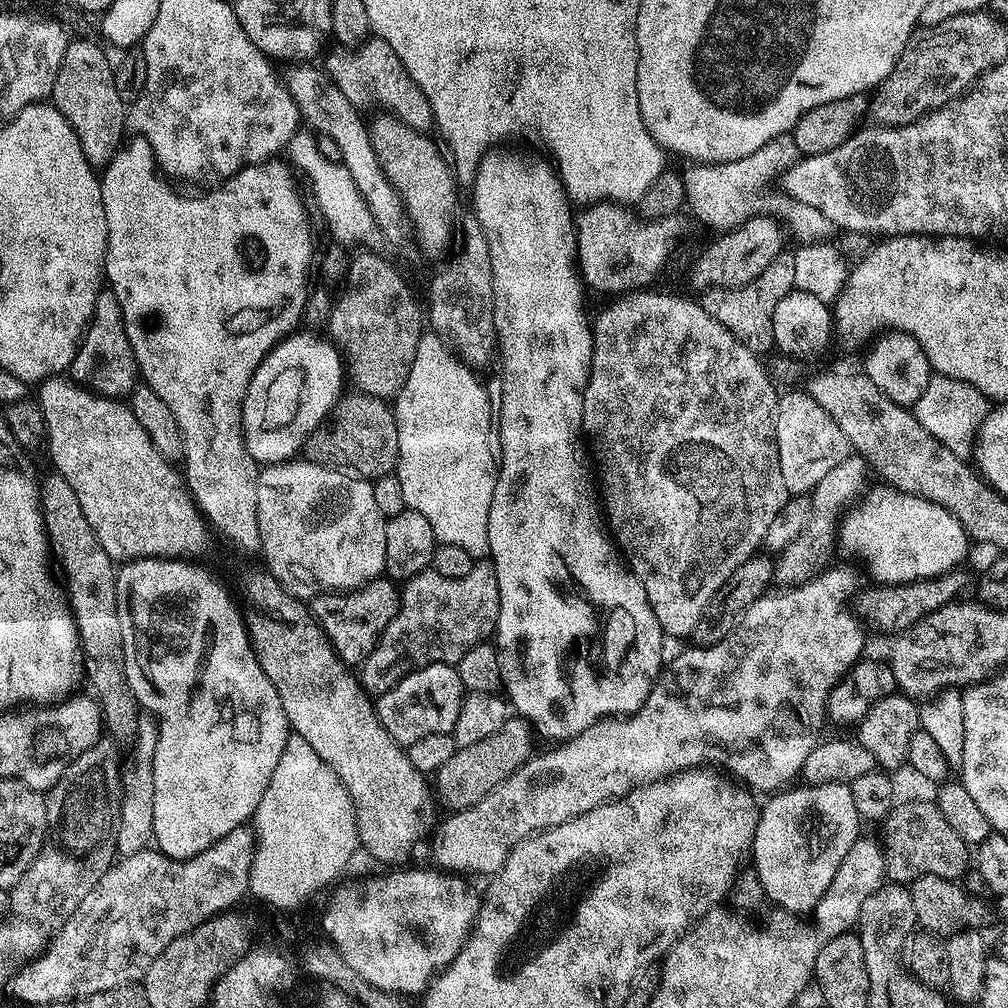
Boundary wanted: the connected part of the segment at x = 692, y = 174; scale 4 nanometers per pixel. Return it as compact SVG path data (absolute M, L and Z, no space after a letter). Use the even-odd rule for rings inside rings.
M785 134L766 142L766 146L754 150L754 154L746 154L746 158L738 158L725 164L697 163L689 172L683 173L687 211L692 211L710 228L731 230L743 224L749 216L761 211L759 190L772 176L774 178L782 174L797 159L796 143L791 135Z

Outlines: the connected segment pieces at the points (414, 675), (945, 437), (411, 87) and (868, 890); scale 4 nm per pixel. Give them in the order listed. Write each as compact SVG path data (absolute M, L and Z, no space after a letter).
M427 664L417 672L412 672L402 682L398 682L386 694L375 697L376 713L384 729L401 746L418 742L429 734L446 734L454 730L454 722L458 722L458 710L462 710L462 702L466 689L462 686L462 678L458 670L451 664Z
M934 374L928 379L926 390L922 390L922 398L918 398L914 411L918 422L922 422L946 450L954 450L954 454L968 458L974 452L976 431L990 411L990 401L977 388L958 378Z
M369 38L345 52L348 53L340 60L338 85L354 107L361 110L385 108L388 111L385 113L391 114L407 128L428 130L433 127L432 111L426 94L416 85L410 74L406 74L398 54L390 50L388 43L379 38Z
M861 834L850 846L850 854L842 858L842 866L838 866L838 874L834 874L834 882L830 882L830 890L820 900L816 907L814 919L820 928L824 928L823 935L841 936L843 932L855 929L860 922L862 902L874 894L886 882L886 852L874 837Z

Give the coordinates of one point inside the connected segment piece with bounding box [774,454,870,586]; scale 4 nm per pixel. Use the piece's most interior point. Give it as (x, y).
(810, 553)

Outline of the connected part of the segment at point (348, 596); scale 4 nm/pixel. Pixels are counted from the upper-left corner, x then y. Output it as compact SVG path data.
M381 578L343 594L321 592L311 597L310 611L340 659L349 666L359 666L374 650L386 626L390 626L394 614L398 614L399 605L400 592L397 585L391 579Z

